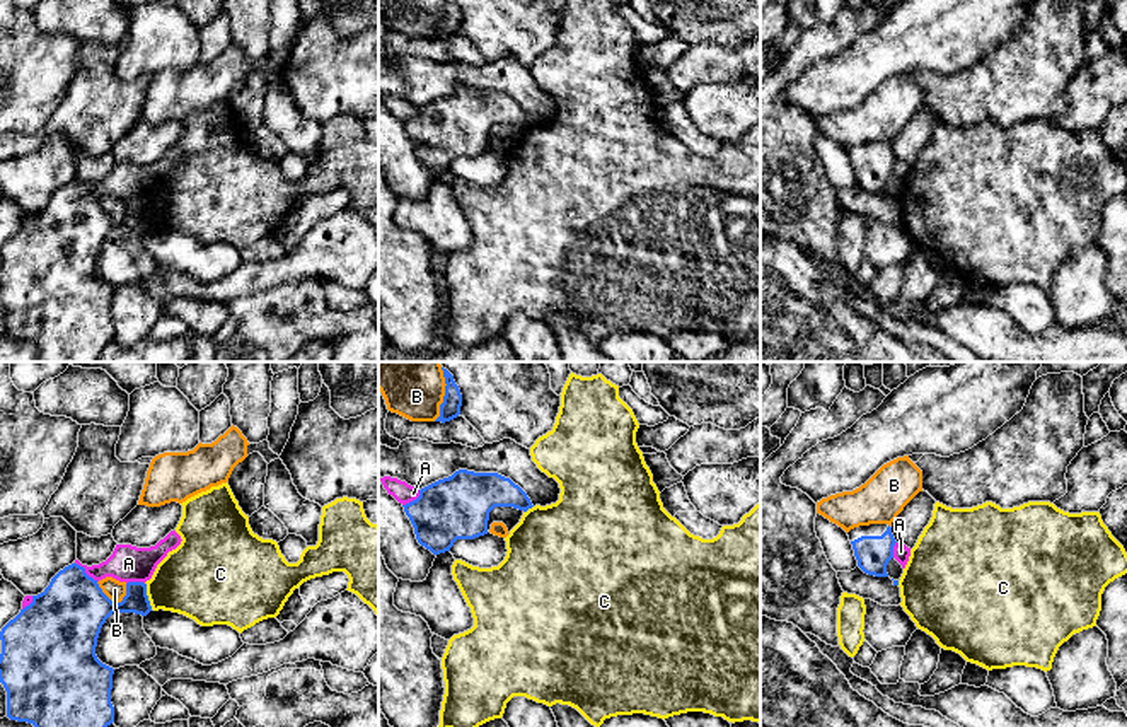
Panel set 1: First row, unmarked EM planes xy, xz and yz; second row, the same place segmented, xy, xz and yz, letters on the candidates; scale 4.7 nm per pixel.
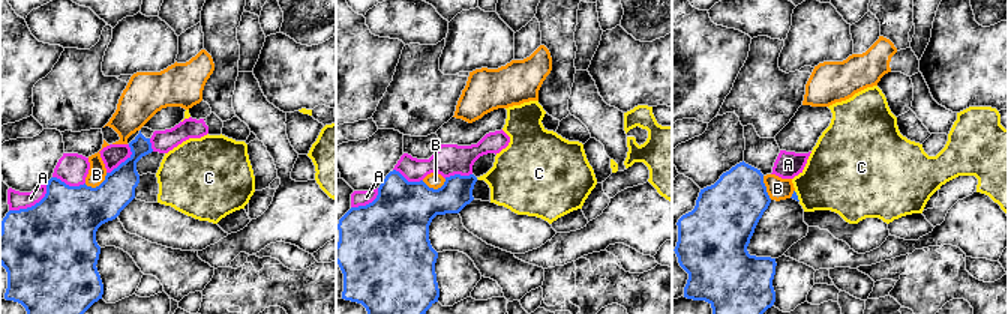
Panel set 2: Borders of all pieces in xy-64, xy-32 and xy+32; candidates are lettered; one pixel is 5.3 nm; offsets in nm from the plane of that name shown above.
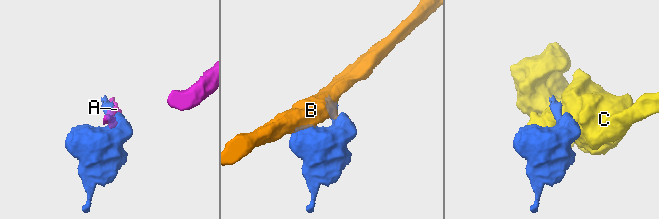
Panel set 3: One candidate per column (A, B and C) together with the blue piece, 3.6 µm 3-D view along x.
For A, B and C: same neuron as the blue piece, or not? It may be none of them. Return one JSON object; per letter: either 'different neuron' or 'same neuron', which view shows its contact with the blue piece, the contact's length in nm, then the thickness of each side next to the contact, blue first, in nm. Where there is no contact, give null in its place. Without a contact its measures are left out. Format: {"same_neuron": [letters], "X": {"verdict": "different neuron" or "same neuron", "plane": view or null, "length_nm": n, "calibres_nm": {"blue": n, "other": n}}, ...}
{"same_neuron": [], "A": {"verdict": "different neuron", "plane": "xy", "length_nm": 140, "calibres_nm": {"blue": 340, "other": 180}}, "B": {"verdict": "different neuron", "plane": "xy", "length_nm": 160, "calibres_nm": {"blue": 340, "other": 90}}, "C": {"verdict": "different neuron", "plane": "xy", "length_nm": 130, "calibres_nm": {"blue": 150, "other": 360}}}

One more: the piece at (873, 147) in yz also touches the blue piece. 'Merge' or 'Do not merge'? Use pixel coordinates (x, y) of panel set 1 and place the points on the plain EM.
Merge

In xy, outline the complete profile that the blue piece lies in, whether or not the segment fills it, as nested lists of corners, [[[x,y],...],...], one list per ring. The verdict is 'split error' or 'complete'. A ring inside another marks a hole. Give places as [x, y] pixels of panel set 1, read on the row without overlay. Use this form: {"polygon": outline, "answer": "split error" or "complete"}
{"polygon": [[[72,181],[60,188],[0,249],[0,300],[7,309],[7,334],[32,341],[38,348],[34,362],[95,362],[114,340],[114,287],[95,273],[101,246],[113,230],[147,234],[150,229],[143,200],[128,200],[126,213],[116,222],[84,184]]], "answer": "complete"}

